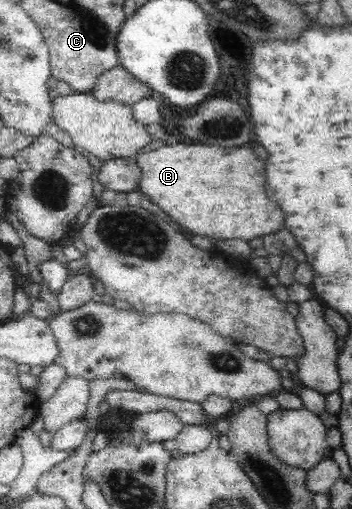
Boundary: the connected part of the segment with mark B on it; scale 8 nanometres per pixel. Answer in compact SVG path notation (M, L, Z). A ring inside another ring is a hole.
M168 143L159 149L136 155L135 158L109 160L103 163L97 177L105 190L111 189L117 193L140 190L149 197L151 203L158 205L171 219L179 221L193 233L201 233L217 241L249 241L267 233L275 233L283 227L283 211L277 207L277 203L267 199L263 183L253 183L265 181L265 165L247 147L223 149L211 145Z

